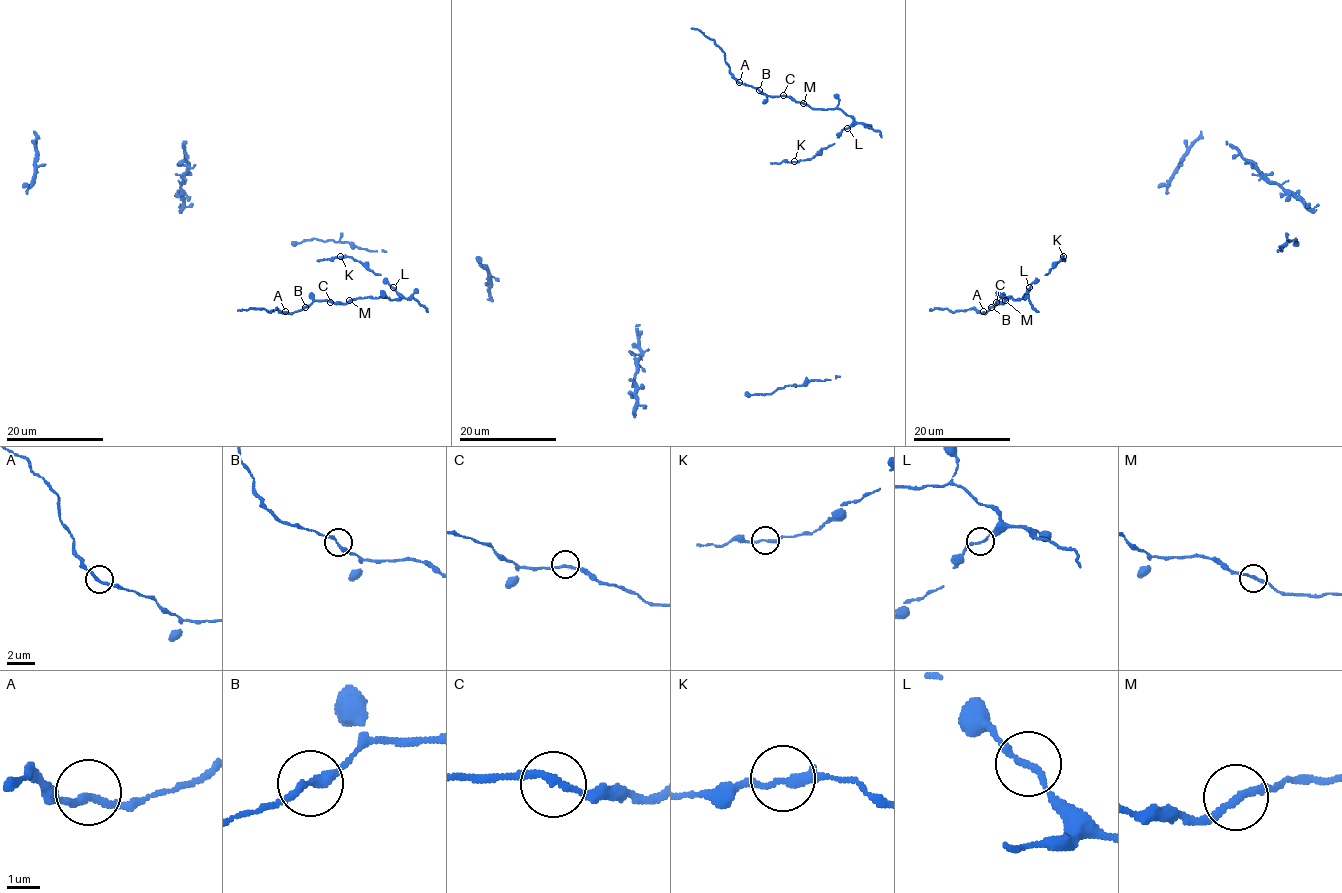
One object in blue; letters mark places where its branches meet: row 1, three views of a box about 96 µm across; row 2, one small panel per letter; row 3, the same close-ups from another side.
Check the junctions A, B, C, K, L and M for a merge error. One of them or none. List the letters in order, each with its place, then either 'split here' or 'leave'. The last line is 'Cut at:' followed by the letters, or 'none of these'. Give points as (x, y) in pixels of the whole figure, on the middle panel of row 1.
A: at (739, 82); leave
B: at (759, 90); leave
C: at (783, 95); leave
K: at (794, 161); leave
L: at (847, 128); leave
M: at (803, 103); leave
Cut at: none of these

